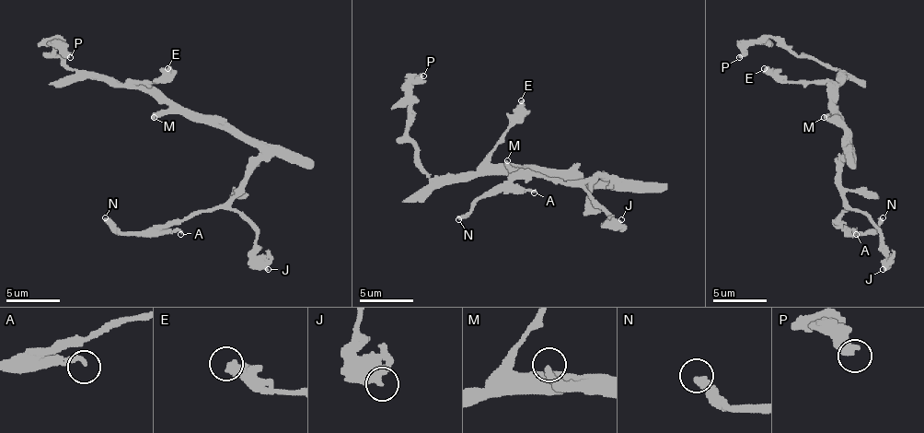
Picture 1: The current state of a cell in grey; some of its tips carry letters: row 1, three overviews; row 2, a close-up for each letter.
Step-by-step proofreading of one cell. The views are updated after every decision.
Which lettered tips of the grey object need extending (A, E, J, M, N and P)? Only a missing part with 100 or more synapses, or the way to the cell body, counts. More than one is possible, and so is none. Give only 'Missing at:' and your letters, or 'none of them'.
Missing at: M

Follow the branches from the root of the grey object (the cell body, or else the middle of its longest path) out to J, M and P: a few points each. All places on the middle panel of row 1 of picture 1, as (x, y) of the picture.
J: (561, 179), (613, 181), (607, 176), (591, 176), (583, 187), (610, 216), (613, 225), (621, 219)
M: (561, 179), (537, 170), (515, 170), (507, 160)
P: (561, 179), (524, 170), (467, 176), (429, 173), (407, 133), (407, 89), (423, 76)

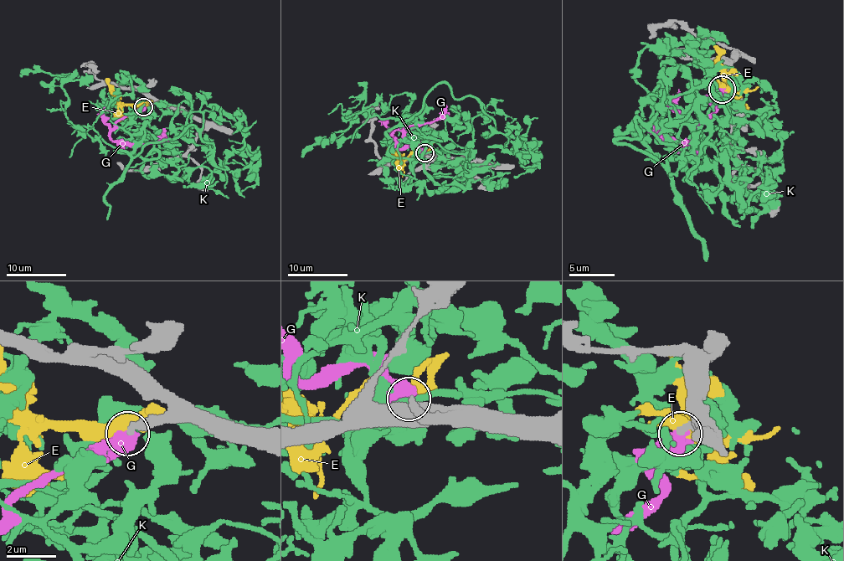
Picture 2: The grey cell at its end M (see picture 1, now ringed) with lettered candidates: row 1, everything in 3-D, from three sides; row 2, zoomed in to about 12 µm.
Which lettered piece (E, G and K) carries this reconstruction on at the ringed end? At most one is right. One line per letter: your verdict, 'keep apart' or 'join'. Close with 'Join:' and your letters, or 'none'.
E: keep apart
G: join
K: keep apart
Join: G

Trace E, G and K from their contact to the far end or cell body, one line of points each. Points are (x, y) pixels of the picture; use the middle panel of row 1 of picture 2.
E: (425, 153), (403, 157), (387, 147)
G: (425, 153), (414, 144), (404, 144), (400, 148), (391, 135), (396, 131), (432, 123), (442, 112), (442, 104)
K: (427, 159), (406, 140), (433, 131), (465, 147), (482, 105), (495, 129), (532, 148), (517, 154), (524, 165)

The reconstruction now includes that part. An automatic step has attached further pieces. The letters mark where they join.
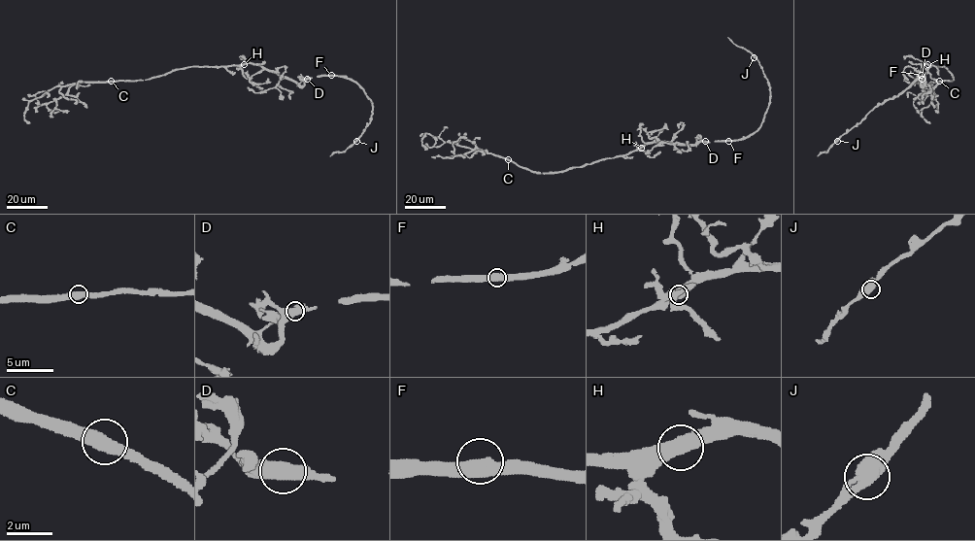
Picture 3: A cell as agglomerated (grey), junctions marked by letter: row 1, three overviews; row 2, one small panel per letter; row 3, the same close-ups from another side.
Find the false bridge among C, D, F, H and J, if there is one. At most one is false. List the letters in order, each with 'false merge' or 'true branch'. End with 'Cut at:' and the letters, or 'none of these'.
C: true branch
D: true branch
F: true branch
H: true branch
J: true branch
Cut at: none of these

